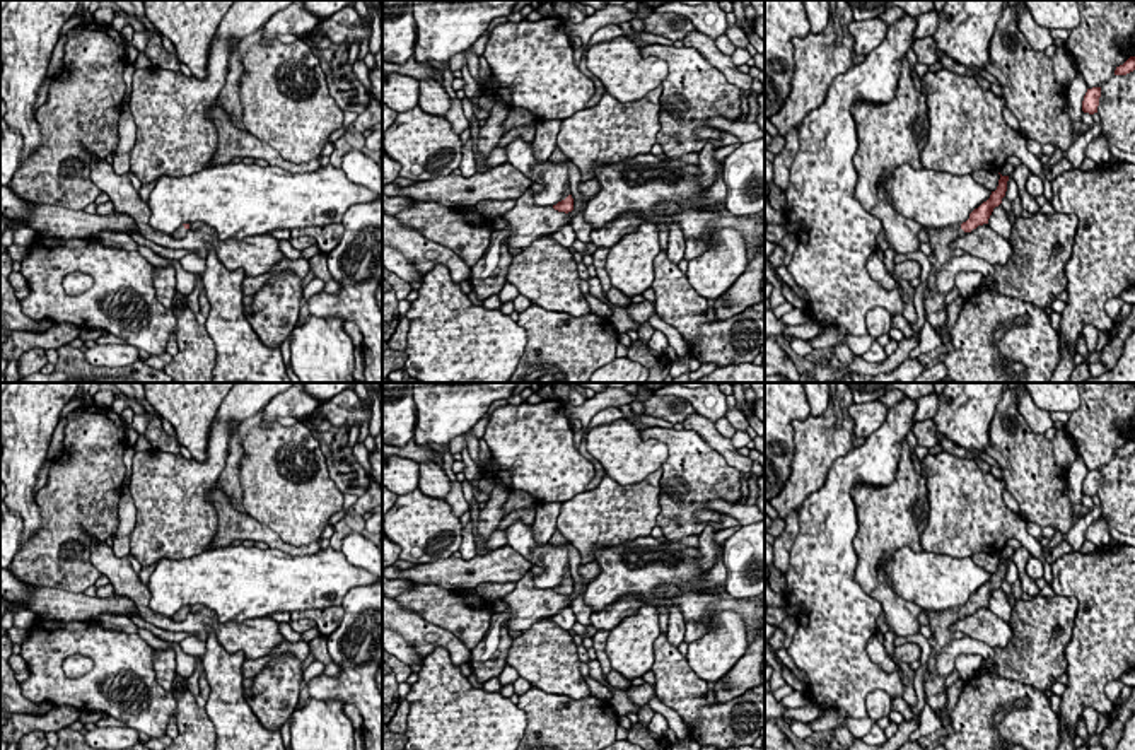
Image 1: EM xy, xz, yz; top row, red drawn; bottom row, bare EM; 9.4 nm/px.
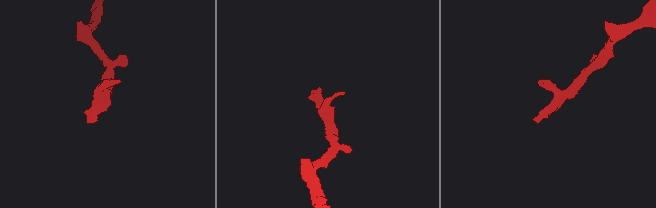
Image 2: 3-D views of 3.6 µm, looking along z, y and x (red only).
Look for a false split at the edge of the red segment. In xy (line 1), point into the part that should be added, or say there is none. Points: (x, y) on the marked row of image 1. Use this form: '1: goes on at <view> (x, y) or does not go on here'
1: goes on at xy (181, 231)

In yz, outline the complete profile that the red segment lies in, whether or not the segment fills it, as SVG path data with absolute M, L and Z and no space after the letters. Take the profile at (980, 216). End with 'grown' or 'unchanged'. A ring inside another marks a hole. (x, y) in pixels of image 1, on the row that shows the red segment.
M1000 174L997 190L992 191L990 198L987 202L983 202L978 208L975 208L969 214L969 219L966 222L963 222L961 226L949 226L946 229L937 229L937 231L930 229L928 243L930 243L932 253L928 255L928 260L932 263L932 270L927 278L923 299L932 297L935 294L937 273L939 273L940 267L954 255L954 251L949 248L949 244L956 237L963 236L964 232L971 232L978 226L988 224L988 219L990 219L993 208L998 207L1002 203L1002 198L1005 196L1007 181L1009 181L1009 176Z | grown

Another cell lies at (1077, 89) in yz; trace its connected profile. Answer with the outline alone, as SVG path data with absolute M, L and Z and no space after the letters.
M1077 72L1074 82L1068 85L1068 118L1070 121L1082 121L1082 101L1087 92L1087 85L1082 75Z

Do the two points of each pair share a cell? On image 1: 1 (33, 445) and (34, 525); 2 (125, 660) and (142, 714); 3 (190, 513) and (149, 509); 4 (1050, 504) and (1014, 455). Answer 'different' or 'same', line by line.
1: same
2: same
3: same
4: same

